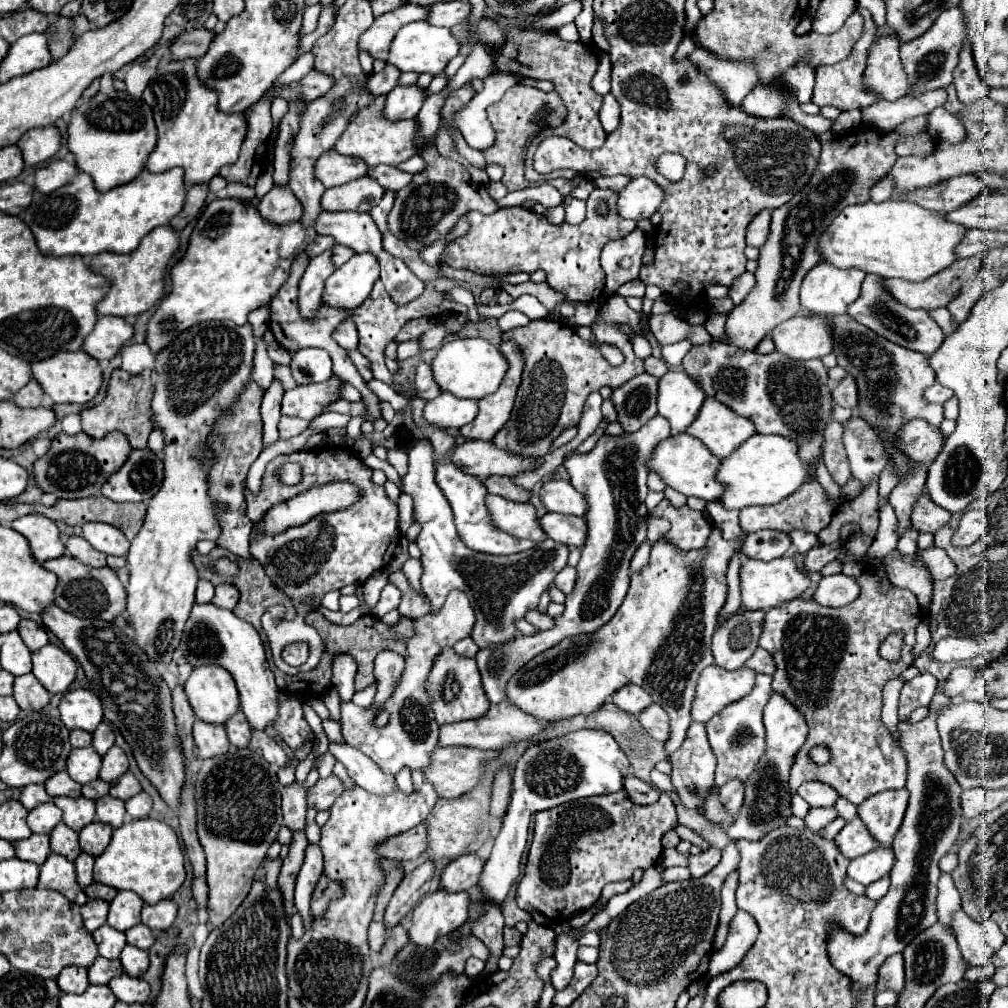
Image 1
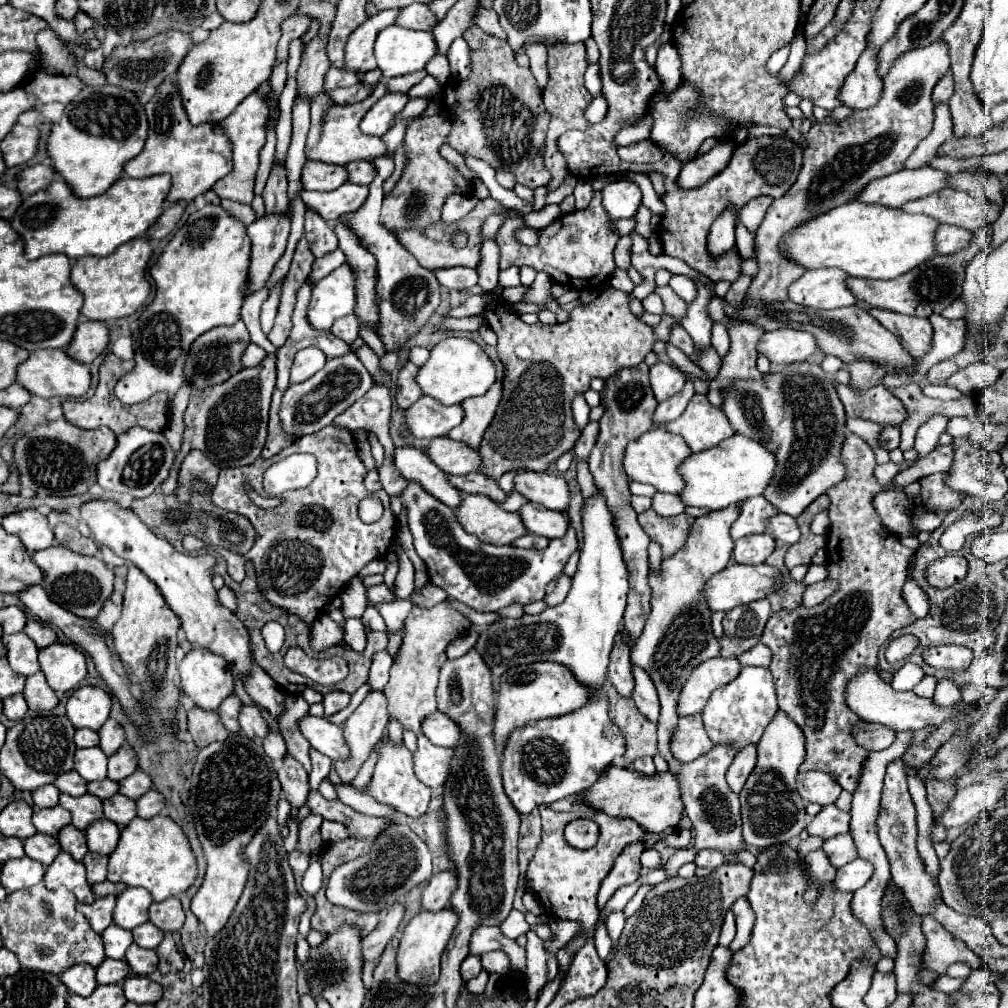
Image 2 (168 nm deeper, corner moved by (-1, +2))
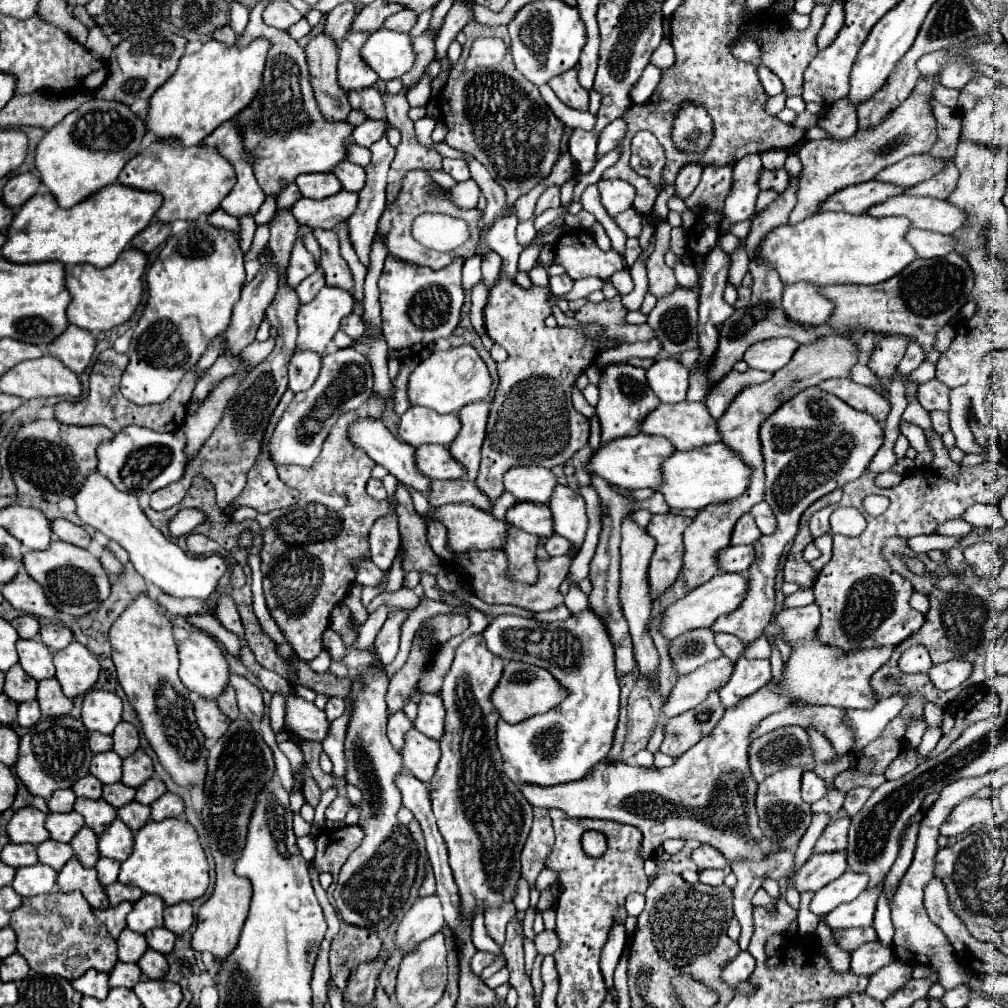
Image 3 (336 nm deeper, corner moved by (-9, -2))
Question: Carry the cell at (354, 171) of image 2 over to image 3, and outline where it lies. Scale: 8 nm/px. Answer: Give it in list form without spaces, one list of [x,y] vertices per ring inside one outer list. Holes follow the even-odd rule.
[[[347,160],[343,164],[337,164],[333,174],[341,180],[343,188],[349,190],[349,192],[359,192],[365,184],[365,168],[357,166],[357,164],[351,164]]]

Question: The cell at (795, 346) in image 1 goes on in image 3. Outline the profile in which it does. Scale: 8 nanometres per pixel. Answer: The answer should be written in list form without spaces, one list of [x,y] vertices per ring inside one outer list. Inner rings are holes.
[[[791,338],[763,340],[763,342],[753,344],[745,352],[745,362],[749,364],[749,368],[777,372],[779,368],[783,368],[791,360],[791,356],[795,354],[797,348],[799,348],[799,344]]]

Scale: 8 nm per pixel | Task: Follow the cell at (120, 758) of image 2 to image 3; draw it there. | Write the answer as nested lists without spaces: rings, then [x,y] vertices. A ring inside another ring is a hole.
[[[139,748],[135,754],[131,754],[123,760],[123,778],[121,778],[121,782],[131,786],[131,788],[137,788],[147,778],[151,778],[153,772],[155,770],[153,770],[151,758]]]

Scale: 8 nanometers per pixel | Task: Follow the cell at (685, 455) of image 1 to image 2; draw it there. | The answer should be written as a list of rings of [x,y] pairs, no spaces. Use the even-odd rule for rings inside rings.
[[[653,428],[639,436],[637,440],[629,442],[623,456],[623,472],[633,482],[651,484],[657,488],[657,492],[669,492],[679,494],[679,488],[683,488],[683,478],[677,472],[677,466],[683,462],[683,458],[691,456],[691,450],[687,444],[683,444],[681,436],[675,436],[663,428]]]

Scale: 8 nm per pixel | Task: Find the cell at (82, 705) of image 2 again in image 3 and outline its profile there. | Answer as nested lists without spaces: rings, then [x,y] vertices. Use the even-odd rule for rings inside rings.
[[[91,690],[85,694],[81,720],[89,732],[111,734],[121,722],[121,698],[107,690]]]

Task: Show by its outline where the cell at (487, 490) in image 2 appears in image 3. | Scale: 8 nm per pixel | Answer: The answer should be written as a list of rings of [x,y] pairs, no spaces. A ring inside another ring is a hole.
[[[465,478],[459,480],[433,480],[431,492],[429,492],[429,504],[439,508],[449,502],[471,502],[477,508],[493,510],[493,502],[479,492],[477,484]]]

